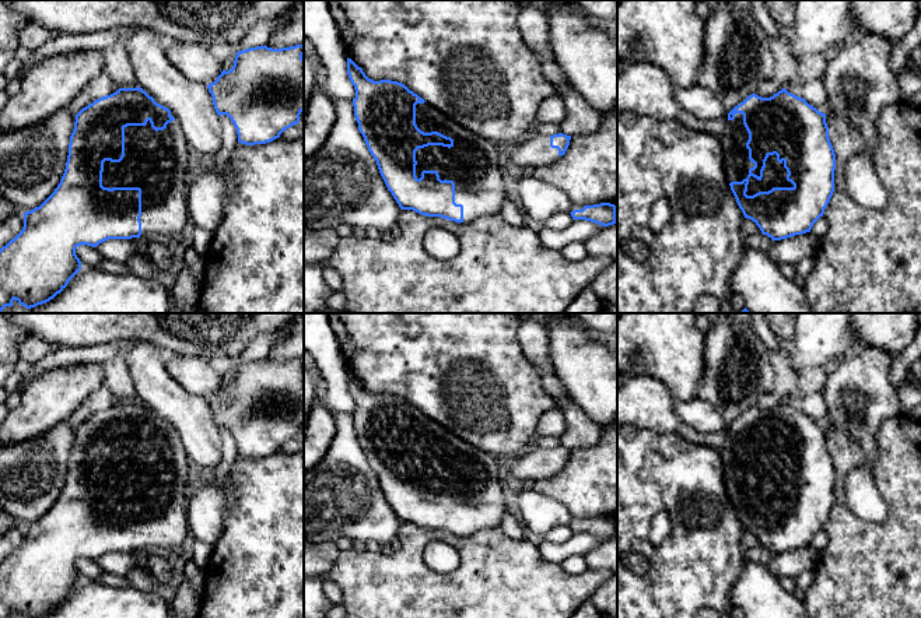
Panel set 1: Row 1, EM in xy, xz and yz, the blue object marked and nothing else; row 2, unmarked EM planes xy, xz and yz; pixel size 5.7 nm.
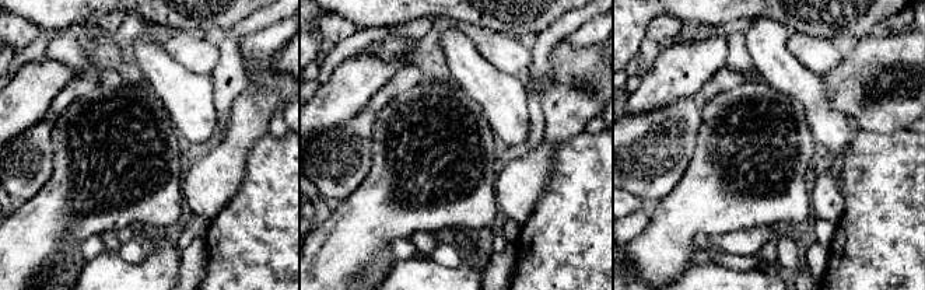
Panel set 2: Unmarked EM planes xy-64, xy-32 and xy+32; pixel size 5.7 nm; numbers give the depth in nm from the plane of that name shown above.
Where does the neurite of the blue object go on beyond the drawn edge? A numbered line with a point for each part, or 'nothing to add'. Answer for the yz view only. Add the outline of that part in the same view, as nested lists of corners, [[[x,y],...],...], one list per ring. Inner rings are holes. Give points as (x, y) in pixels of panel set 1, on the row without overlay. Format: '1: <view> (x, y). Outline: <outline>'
1: yz (774, 488). Outline: [[[775,467],[768,468],[763,491],[757,494],[750,489],[746,508],[753,509],[759,505],[768,505],[773,501],[794,501],[794,498],[787,494],[787,488],[788,485],[784,481],[784,474],[780,477]]]

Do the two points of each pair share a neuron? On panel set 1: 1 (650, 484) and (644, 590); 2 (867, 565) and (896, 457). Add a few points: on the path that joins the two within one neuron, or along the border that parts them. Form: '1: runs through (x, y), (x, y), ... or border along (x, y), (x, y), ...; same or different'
1: runs through (640, 511), (640, 543), (654, 557), (654, 564); same
2: runs through (893, 539), (897, 534), (897, 484); same

